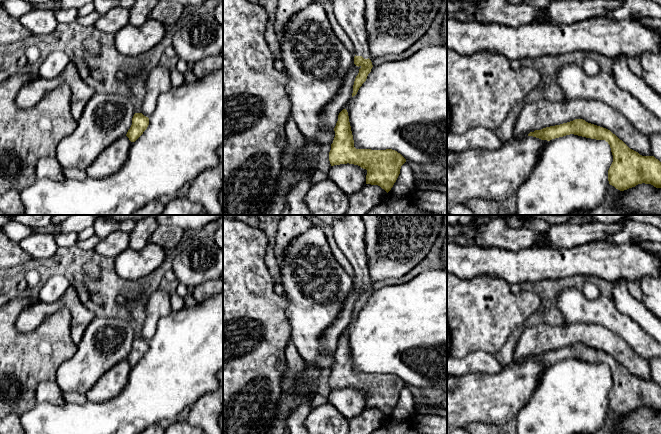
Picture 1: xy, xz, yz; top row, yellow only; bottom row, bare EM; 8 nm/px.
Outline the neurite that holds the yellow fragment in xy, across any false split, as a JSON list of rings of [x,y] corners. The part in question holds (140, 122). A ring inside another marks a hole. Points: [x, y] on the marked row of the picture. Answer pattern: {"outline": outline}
{"outline": [[[135,113],[132,118],[132,125],[128,130],[126,136],[131,142],[135,142],[147,129],[149,125],[149,118],[142,113]]]}

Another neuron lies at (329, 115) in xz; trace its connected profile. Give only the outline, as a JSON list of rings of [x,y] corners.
[[[355,64],[350,68],[345,76],[339,92],[322,109],[320,119],[321,125],[325,130],[329,131],[335,128],[339,113],[352,98],[354,81],[359,73],[360,68],[361,66],[358,67]]]

